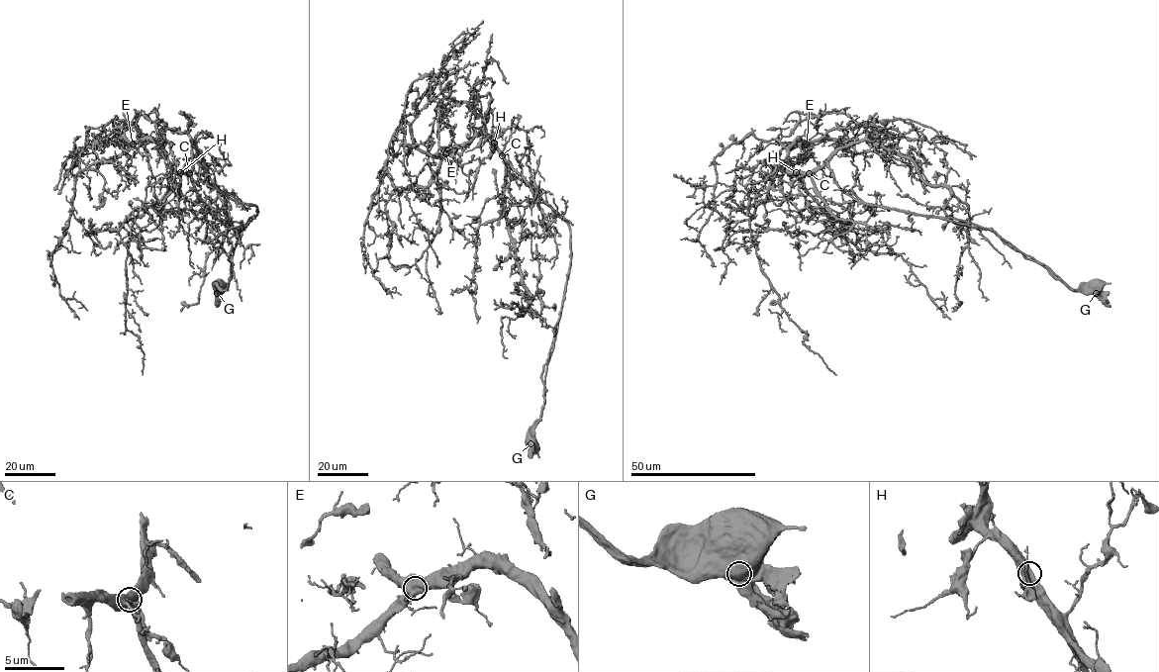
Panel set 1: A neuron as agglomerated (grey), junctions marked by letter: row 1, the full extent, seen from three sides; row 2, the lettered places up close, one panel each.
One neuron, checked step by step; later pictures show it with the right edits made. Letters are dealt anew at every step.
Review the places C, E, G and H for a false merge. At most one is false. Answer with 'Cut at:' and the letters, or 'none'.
Cut at: G

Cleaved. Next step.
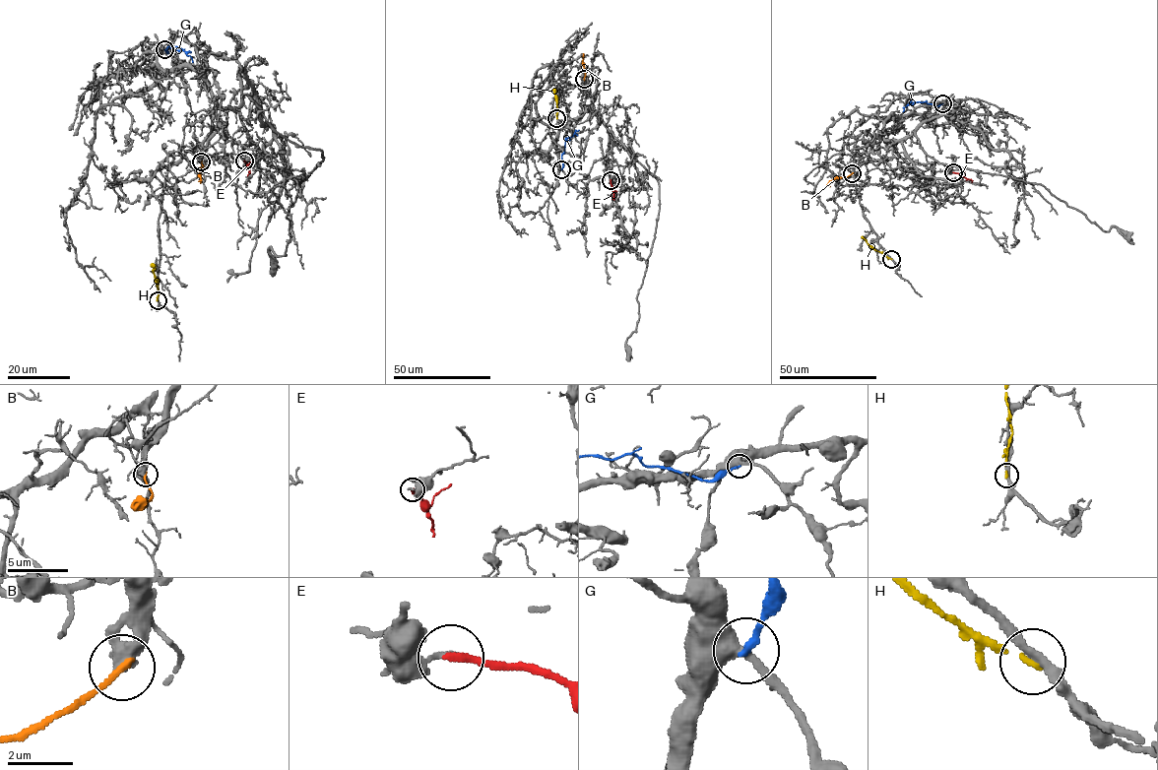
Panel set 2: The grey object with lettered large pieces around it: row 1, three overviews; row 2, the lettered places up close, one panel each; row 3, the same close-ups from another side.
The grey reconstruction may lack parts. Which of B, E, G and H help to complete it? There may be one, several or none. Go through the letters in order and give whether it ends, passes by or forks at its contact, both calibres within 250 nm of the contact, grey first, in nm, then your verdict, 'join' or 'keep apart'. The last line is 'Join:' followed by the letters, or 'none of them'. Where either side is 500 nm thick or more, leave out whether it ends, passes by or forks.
B: 550/190 nm | keep apart
E: it ends | 190/200 nm | keep apart
G: it ends | 440/200 nm | keep apart
H: it ends | 280/160 nm | keep apart
Join: none of them

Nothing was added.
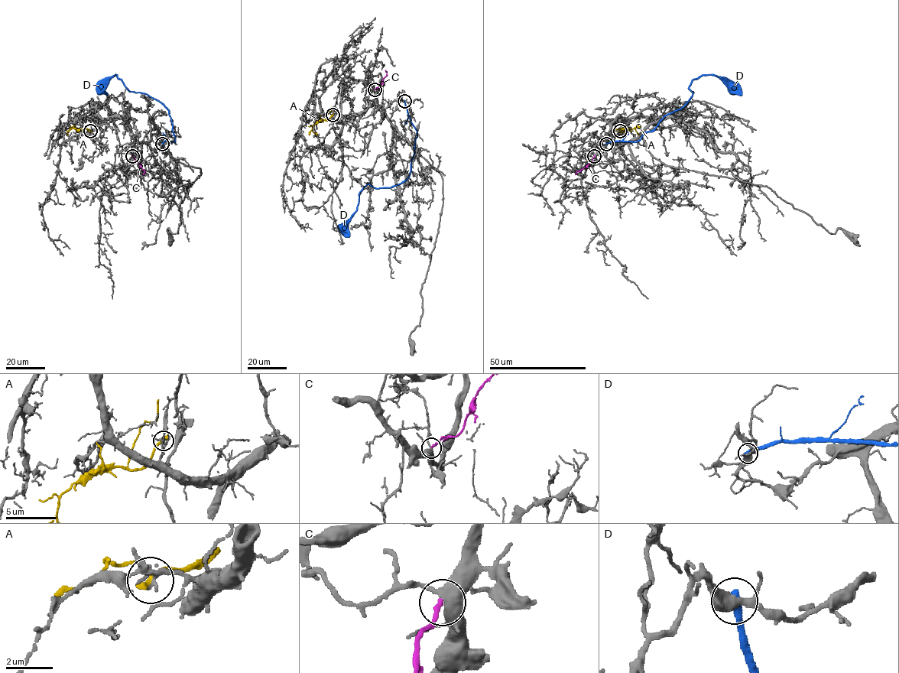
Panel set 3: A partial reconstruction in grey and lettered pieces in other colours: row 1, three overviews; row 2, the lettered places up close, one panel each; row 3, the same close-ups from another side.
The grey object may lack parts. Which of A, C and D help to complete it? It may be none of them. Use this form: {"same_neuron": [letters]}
{"same_neuron": ["C"]}

